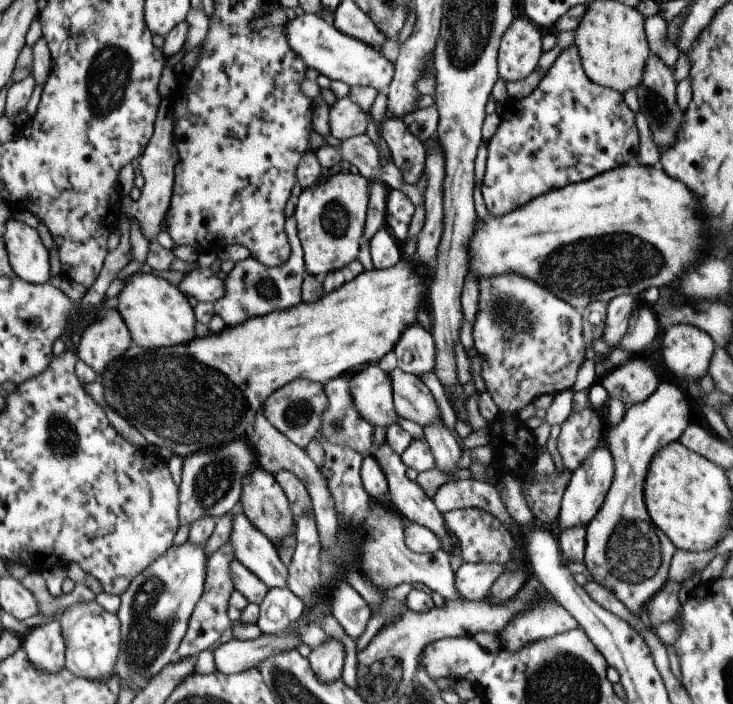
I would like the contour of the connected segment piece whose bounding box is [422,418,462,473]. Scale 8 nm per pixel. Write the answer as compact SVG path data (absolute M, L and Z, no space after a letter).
M435 419L422 428L425 442L431 449L436 468L441 472L454 473L458 470L455 463L462 450L459 449L451 432L443 425L441 419Z

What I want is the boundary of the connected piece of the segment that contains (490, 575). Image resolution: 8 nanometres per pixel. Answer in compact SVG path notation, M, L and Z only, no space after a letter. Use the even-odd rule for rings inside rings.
M462 563L454 573L457 594L466 601L483 601L490 586L505 569L497 563Z

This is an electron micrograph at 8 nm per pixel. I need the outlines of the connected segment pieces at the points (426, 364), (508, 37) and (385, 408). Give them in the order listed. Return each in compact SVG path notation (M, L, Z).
M419 323L405 327L392 351L396 356L397 367L416 377L430 372L434 366L435 353L432 336Z
M514 18L501 35L496 52L496 71L503 82L521 80L537 66L541 36L524 18Z
M369 363L347 380L352 405L360 418L372 427L396 423L399 417L393 408L392 388L389 377L378 367Z

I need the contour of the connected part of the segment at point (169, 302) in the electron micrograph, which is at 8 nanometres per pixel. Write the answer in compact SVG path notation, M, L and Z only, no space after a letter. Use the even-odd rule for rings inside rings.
M138 271L127 277L114 299L115 307L129 331L133 344L138 347L157 348L188 344L195 337L193 324L196 320L187 303L187 297L162 277Z

